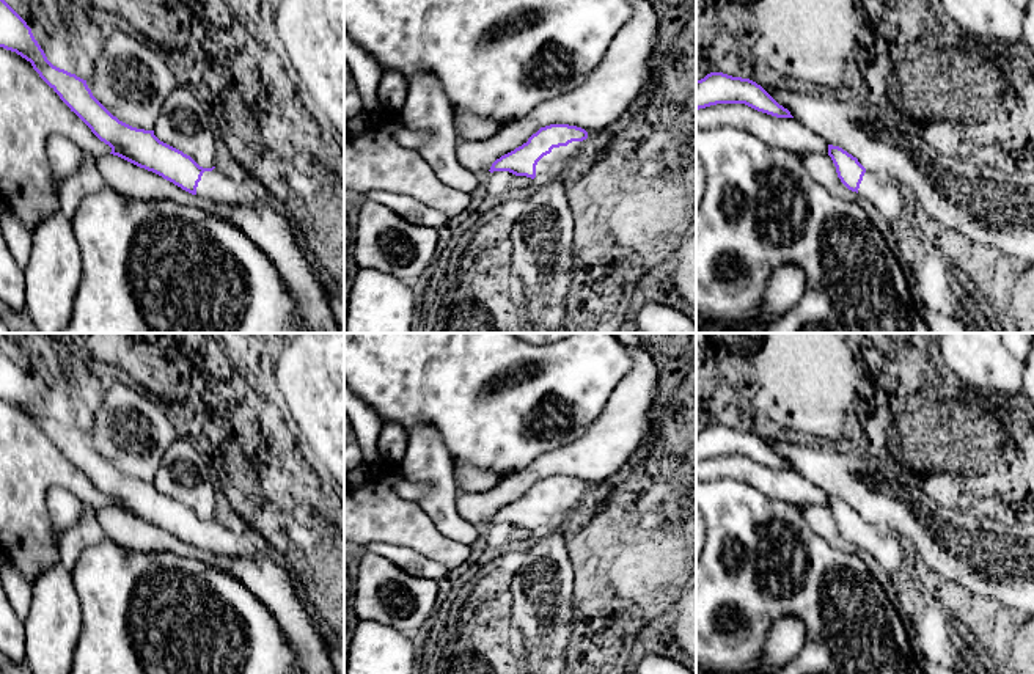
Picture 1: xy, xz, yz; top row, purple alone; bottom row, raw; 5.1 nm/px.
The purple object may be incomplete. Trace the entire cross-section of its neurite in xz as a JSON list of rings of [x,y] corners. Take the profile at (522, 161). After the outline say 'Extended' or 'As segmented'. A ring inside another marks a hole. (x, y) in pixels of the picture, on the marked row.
[[[577,126],[541,127],[526,143],[497,159],[489,171],[509,171],[531,179],[561,176],[566,165],[581,156],[586,138],[588,132]]]. Extended

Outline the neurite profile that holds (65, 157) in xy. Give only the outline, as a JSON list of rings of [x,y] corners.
[[[53,134],[47,140],[52,182],[60,187],[82,165],[83,151],[66,135]]]

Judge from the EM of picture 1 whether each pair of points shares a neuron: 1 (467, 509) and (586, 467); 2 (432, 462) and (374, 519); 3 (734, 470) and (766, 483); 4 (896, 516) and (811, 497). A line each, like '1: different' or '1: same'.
1: same
2: different
3: same
4: different

